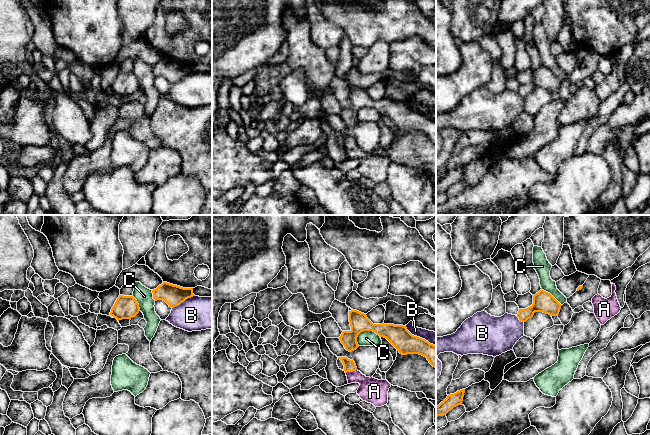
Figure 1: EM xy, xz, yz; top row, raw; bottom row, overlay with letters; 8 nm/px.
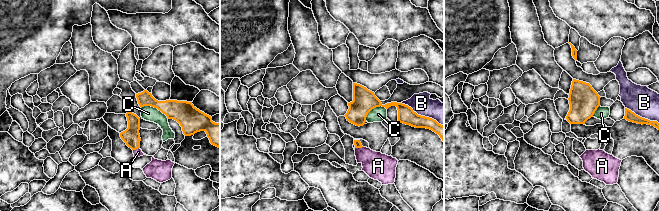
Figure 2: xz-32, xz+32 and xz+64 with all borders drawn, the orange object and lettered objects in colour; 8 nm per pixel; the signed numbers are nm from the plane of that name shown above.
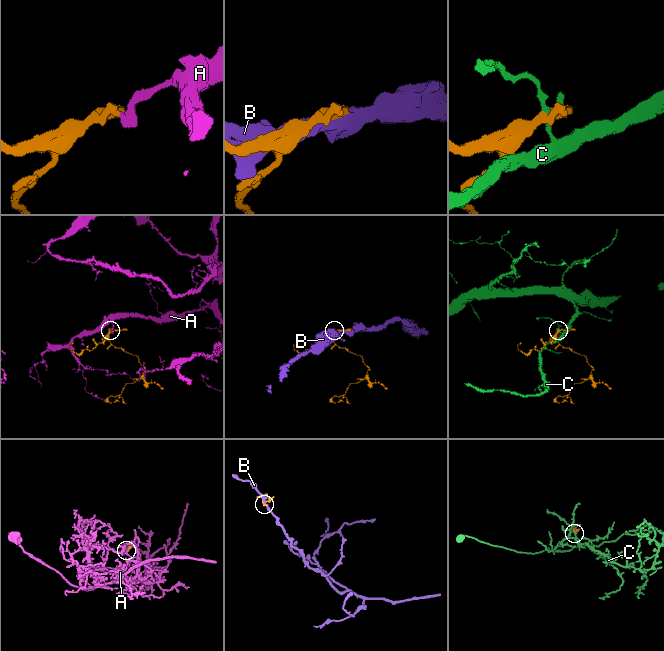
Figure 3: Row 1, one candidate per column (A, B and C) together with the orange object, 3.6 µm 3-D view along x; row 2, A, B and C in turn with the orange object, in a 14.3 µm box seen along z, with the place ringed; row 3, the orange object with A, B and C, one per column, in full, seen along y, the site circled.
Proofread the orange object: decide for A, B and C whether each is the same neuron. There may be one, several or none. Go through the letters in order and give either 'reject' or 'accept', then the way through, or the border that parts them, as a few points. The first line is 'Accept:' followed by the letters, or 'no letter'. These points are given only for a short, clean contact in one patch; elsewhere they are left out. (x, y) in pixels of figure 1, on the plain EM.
Accept: A
A: accept | across xz (349, 141), (351, 147), (374, 167)
B: reject
C: reject | along xz (380, 112), (372, 107), (362, 107), (358, 111), (356, 118)

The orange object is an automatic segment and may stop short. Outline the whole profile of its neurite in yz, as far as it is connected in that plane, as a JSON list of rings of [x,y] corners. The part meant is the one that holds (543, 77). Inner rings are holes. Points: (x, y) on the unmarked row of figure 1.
[[[540,66],[533,71],[533,80],[525,85],[519,85],[517,93],[526,98],[532,94],[535,88],[543,88],[551,92],[558,92],[561,80],[548,68]]]

